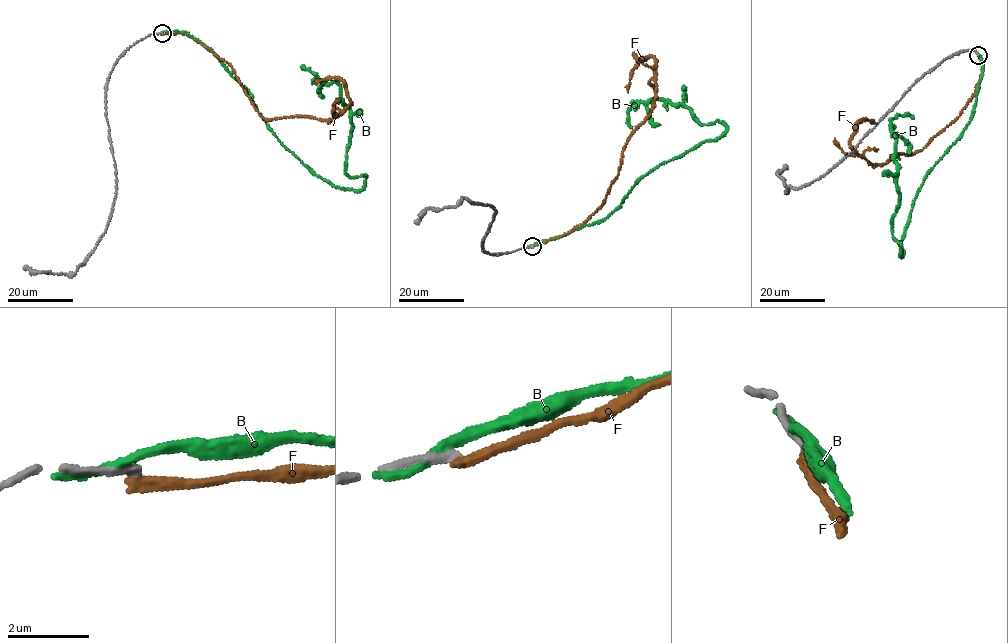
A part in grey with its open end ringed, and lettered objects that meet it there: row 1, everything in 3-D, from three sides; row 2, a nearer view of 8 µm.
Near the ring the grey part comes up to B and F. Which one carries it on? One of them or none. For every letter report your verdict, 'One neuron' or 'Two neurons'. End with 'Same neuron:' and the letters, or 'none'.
B: Two neurons
F: Two neurons
Same neuron: none

